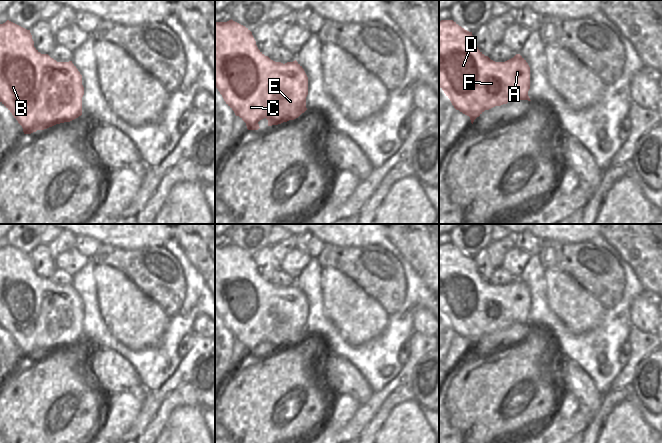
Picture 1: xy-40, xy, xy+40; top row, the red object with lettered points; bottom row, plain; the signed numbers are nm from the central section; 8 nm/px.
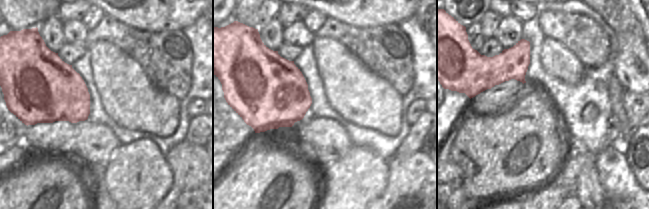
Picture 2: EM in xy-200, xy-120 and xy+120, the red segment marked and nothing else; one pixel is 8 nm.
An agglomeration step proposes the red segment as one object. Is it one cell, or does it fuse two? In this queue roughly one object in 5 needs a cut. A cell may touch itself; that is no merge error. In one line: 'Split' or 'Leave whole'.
Leave whole.

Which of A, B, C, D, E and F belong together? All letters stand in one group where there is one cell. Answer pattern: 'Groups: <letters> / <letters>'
Groups: A B C D E F.

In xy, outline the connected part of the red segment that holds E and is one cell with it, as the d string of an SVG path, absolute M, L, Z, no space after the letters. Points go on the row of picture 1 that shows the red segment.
M232 19L215 22L215 87L235 115L246 123L248 130L258 130L258 122L264 118L268 120L268 126L278 125L298 118L307 110L308 77L302 66L296 60L283 64L265 56L258 49L252 32Z

